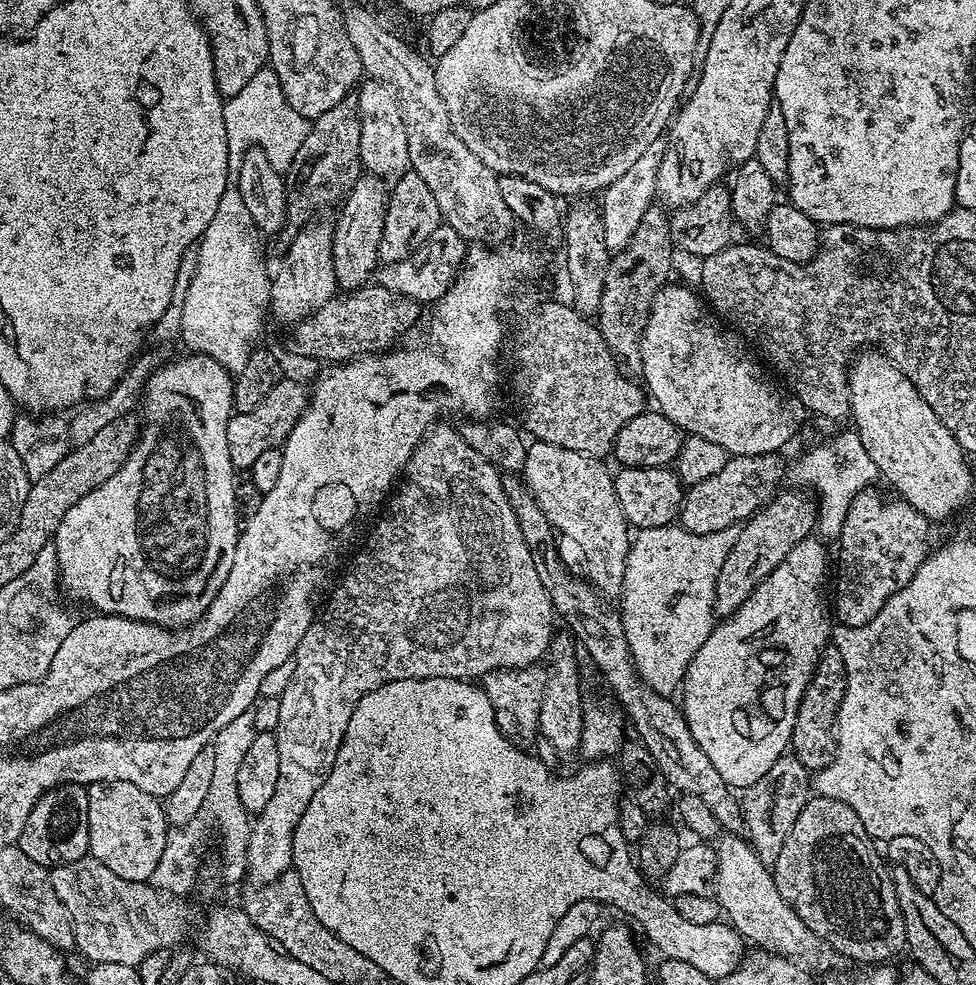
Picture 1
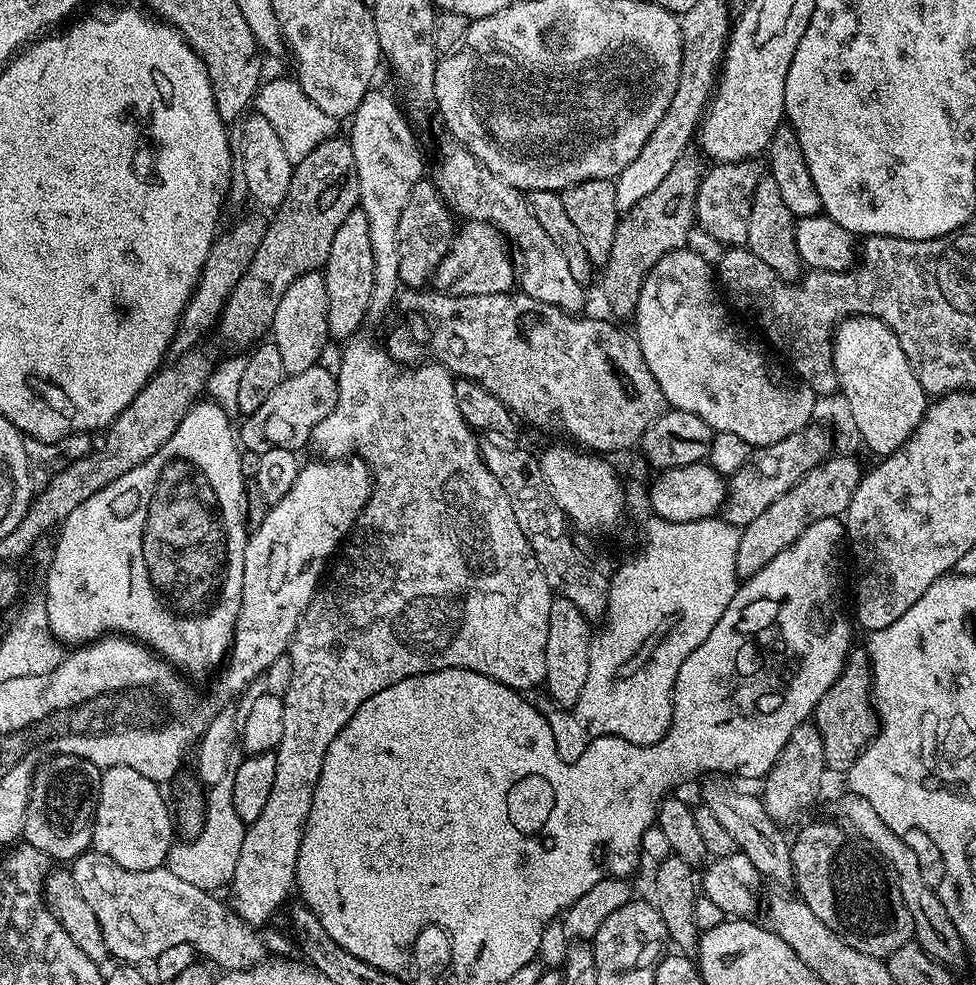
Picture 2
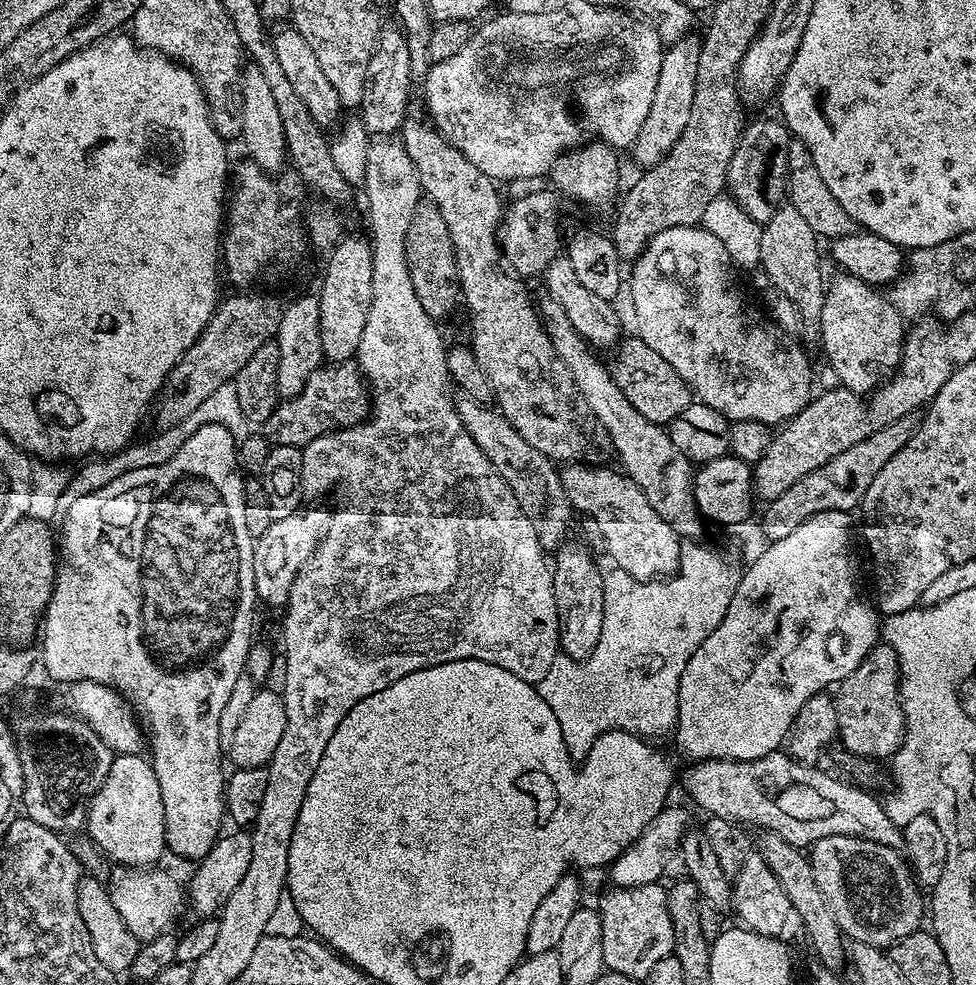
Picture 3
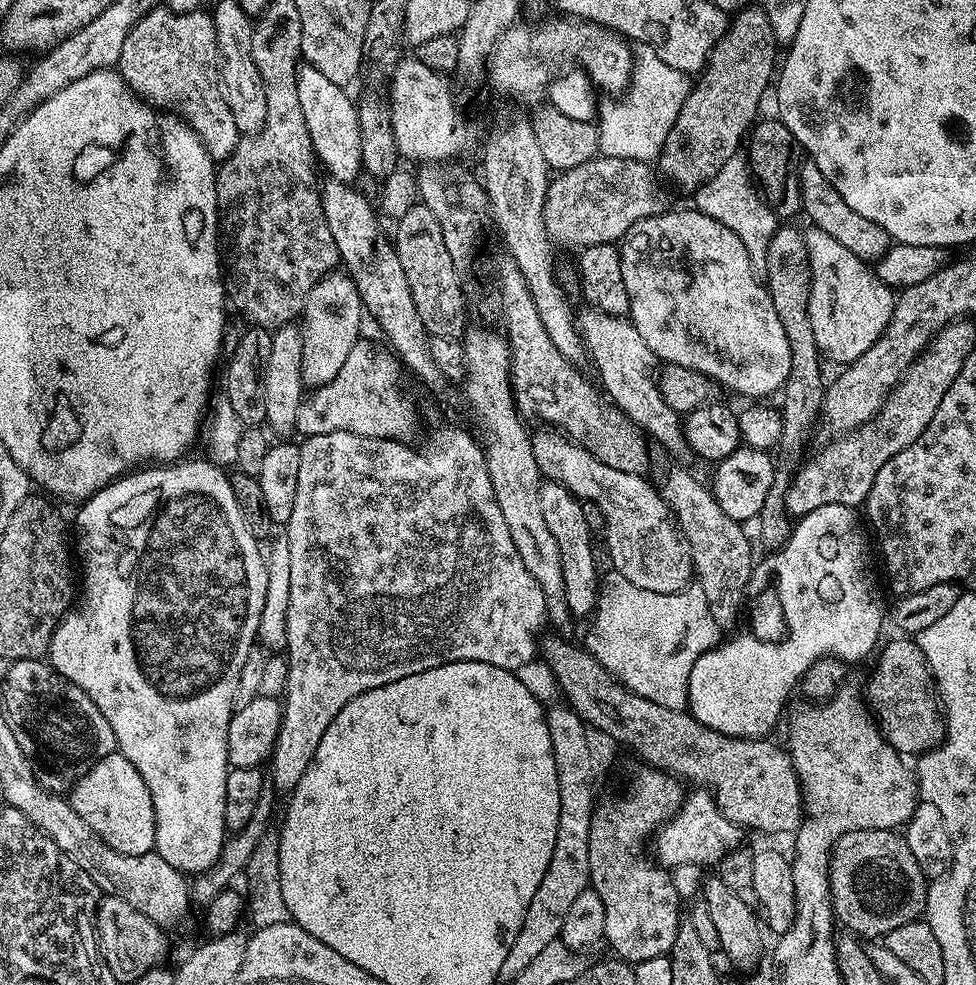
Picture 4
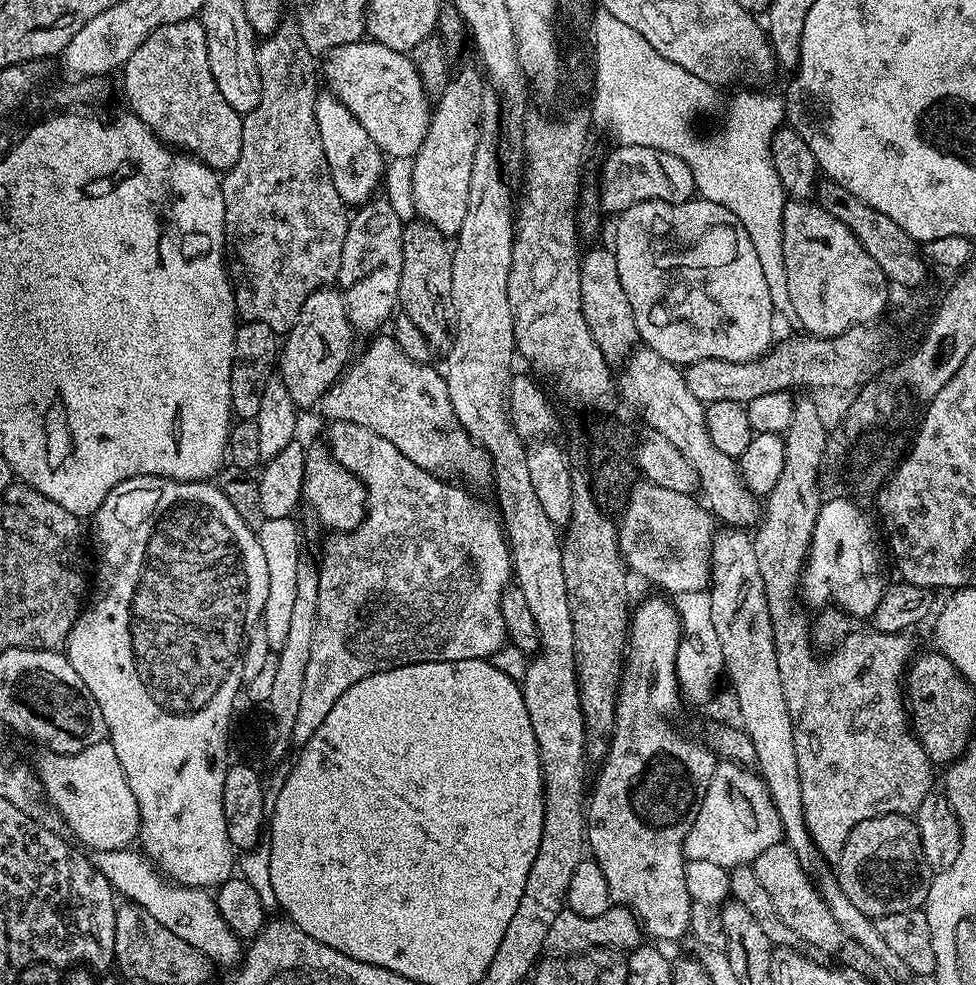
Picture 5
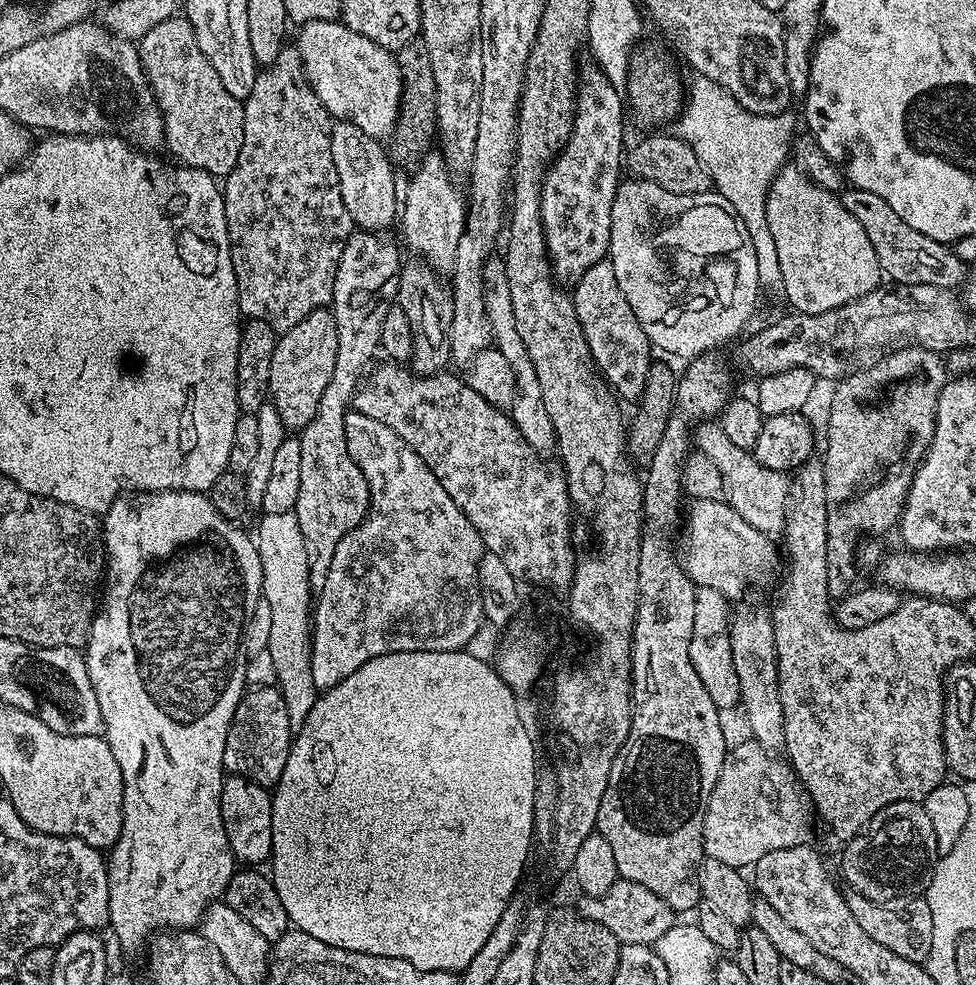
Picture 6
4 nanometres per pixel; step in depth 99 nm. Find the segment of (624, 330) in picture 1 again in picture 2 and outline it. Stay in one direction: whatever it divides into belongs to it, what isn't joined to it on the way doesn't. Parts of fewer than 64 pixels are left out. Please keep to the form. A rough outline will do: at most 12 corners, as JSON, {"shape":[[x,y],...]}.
{"shape":[[699,162],[616,221],[602,266],[613,317],[635,313],[646,274],[689,239]]}

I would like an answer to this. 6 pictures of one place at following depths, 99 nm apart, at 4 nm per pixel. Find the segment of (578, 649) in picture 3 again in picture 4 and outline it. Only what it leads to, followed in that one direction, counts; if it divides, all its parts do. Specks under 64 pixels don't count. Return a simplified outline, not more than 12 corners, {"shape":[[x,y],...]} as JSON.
{"shape":[[556,481],[540,488],[542,518],[562,558],[564,600],[589,617],[600,573],[585,507]]}

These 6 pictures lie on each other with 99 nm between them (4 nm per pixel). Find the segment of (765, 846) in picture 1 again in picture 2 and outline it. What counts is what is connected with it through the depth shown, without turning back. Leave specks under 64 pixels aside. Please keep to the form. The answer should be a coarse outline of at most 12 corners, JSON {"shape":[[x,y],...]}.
{"shape":[[812,722],[799,724],[762,780],[780,826],[815,802],[826,773]]}

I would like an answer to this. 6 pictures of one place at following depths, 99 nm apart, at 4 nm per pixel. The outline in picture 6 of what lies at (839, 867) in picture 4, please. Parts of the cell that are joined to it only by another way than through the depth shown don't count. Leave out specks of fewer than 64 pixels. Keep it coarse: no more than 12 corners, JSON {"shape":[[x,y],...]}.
{"shape":[[923,803],[878,810],[843,848],[849,889],[927,893],[938,859]]}

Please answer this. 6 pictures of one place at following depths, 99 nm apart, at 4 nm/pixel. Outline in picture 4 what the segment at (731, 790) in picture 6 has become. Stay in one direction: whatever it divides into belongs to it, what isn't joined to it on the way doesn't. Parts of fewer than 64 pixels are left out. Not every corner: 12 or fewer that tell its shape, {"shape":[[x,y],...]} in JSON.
{"shape":[[696,790],[655,833],[661,865],[719,865],[741,829]]}

